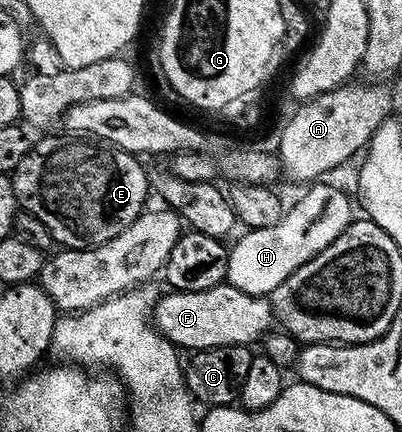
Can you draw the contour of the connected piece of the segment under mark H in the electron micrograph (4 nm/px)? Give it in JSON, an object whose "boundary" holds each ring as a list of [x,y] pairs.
{"boundary":[[[318,182],[318,185],[315,186],[314,189],[311,190],[310,193],[307,194],[306,197],[303,198],[302,201],[299,202],[298,205],[295,206],[294,209],[291,210],[290,213],[287,211],[285,213],[286,220],[290,223],[290,233],[286,236],[286,228],[282,225],[282,222],[274,222],[269,225],[267,228],[256,228],[250,231],[247,231],[245,234],[246,237],[243,238],[242,241],[239,242],[235,248],[232,248],[232,272],[233,275],[238,275],[238,277],[232,280],[234,287],[242,289],[243,292],[247,292],[249,296],[257,296],[259,298],[269,298],[274,295],[274,292],[280,286],[284,286],[284,282],[288,282],[288,278],[292,278],[292,274],[296,274],[299,270],[300,265],[308,263],[309,260],[315,260],[321,252],[324,250],[328,250],[328,246],[332,246],[336,241],[339,240],[342,236],[346,235],[347,232],[350,231],[352,227],[352,221],[350,221],[350,200],[345,196],[344,193],[341,192],[338,188],[329,188],[326,184],[320,184],[324,182]]]}

